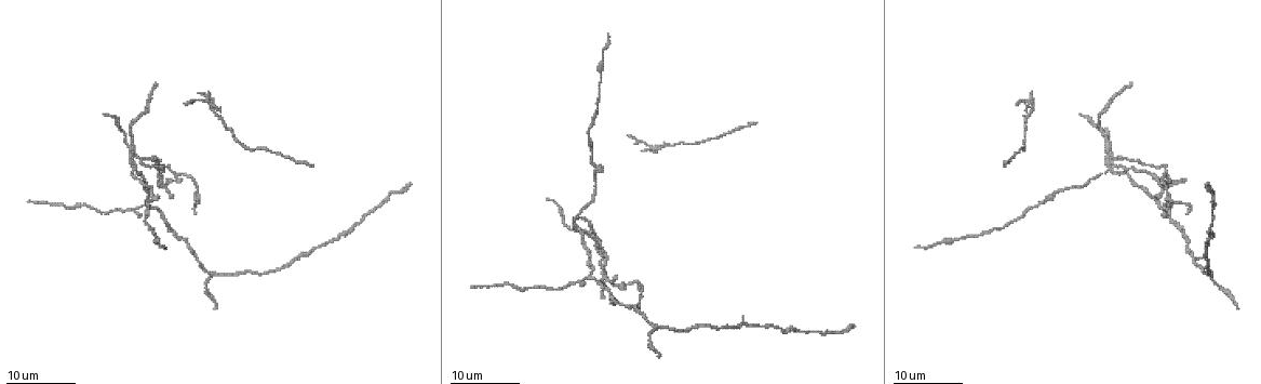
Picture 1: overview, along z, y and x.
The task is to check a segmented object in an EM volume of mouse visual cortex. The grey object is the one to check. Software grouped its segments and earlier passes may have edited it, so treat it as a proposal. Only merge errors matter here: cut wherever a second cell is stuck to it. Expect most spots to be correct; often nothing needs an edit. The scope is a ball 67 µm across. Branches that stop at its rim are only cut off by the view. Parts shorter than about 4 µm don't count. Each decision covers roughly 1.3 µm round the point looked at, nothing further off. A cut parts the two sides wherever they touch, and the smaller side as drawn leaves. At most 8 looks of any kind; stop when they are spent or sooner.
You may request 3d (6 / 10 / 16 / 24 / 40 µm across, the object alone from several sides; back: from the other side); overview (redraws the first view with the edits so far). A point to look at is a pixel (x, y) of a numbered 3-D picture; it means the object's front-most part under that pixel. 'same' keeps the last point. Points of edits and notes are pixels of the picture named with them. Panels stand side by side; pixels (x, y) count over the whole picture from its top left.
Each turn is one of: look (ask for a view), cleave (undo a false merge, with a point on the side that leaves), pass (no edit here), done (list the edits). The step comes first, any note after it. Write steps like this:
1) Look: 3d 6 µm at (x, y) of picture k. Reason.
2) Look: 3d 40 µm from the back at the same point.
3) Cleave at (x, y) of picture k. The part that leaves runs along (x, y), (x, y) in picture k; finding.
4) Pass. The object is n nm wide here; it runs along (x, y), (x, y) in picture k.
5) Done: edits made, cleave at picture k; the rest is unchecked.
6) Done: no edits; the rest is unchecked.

Look: 3d 16 µm at (1157, 204) of picture 1. Three-way junction.

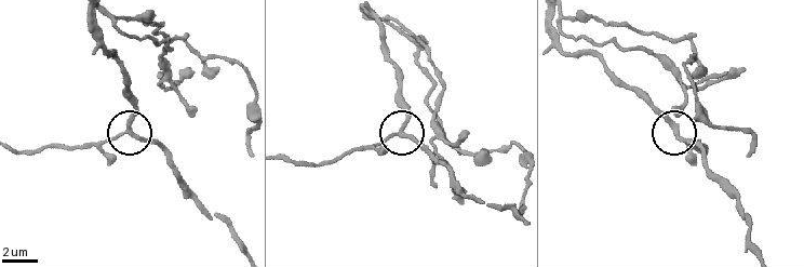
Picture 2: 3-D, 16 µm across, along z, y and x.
Look: 3d 10 µm at (402, 132) of picture 2.

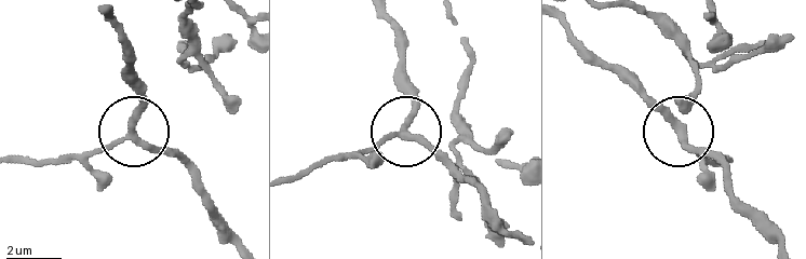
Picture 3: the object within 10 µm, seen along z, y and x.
Pass. The object is 230 nm wide here; it runs along (142, 105), (128, 135), (74, 159) in picture 3; continuous, no second cell.

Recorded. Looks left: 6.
Look: 3d 16 µm at (654, 327) of picture 1. Branch point.

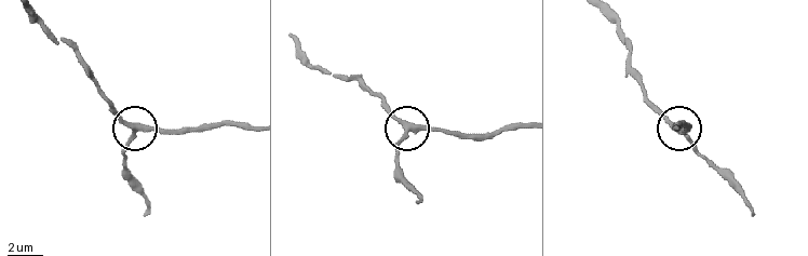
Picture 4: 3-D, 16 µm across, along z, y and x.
Look: 3d 10 µm at (409, 128) of picture 4.

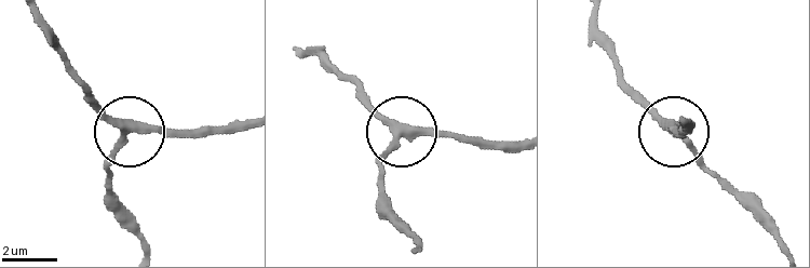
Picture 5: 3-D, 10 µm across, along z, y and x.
Pass. 3 arms meet here; it runs along (35, 16), (53, 51), (127, 128), (127, 142), (105, 182) in picture 5; all the same cell.

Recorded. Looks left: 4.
Look: 3d 16 µm at (132, 146) of picture 1. Arms part here.

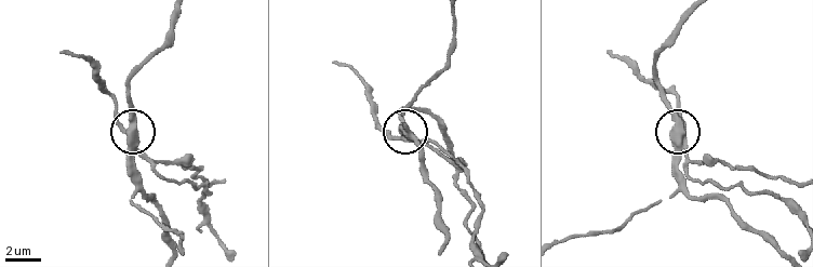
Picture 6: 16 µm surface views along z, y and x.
Look: 3d 10 µm at (682, 130) of picture 6.

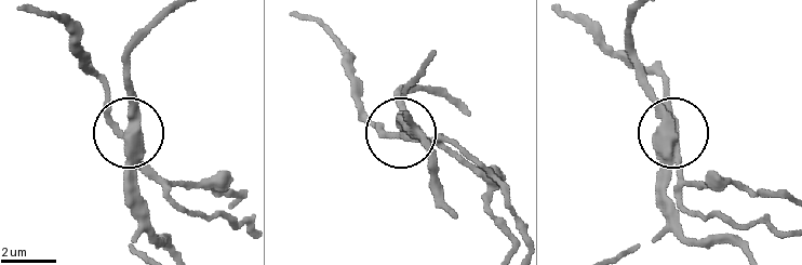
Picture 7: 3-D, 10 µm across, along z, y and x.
Cleave at (160, 183) of picture 7. The part that leaves runs along (130, 150), (111, 118), (107, 90), (88, 67), (81, 27) in picture 7; two cells meet here.

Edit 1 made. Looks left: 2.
Look: 3d 16 µm at (146, 201) of picture 1. Thick turns thin.

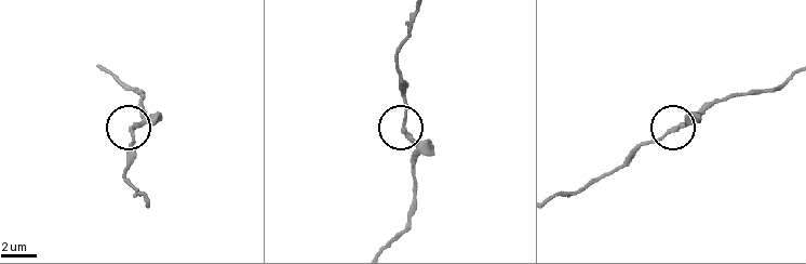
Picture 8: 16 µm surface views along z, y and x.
Look: 3d 10 µm at (677, 129) of picture 8.

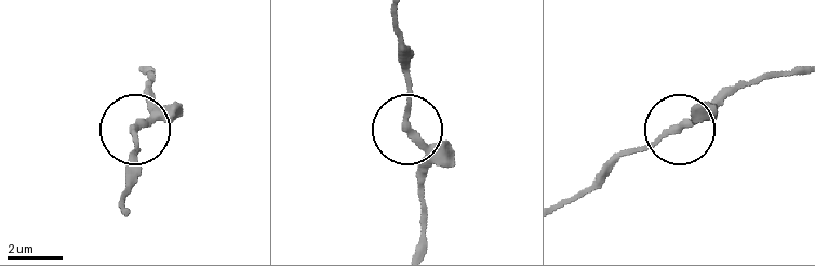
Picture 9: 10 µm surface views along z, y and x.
Pass. It runs along (141, 71), (152, 79), (152, 106), (131, 128), (138, 167) in picture 9; all the same cell.

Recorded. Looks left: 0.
Done: edits made, cleave at picture 7; the rest is unchecked.

